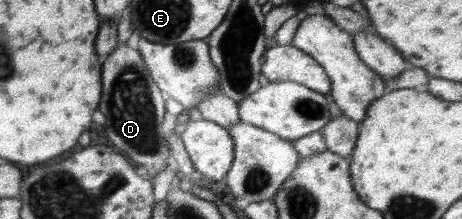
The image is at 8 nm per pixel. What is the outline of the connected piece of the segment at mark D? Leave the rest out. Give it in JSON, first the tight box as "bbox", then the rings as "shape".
{"bbox":[99,42,172,182],"shape":[[[126,42],[103,64],[101,86],[103,96],[99,100],[99,110],[105,114],[105,136],[118,154],[139,164],[143,176],[153,182],[160,172],[172,165],[172,150],[167,144],[167,135],[161,129],[167,99],[153,83],[141,54],[129,48]]]}

